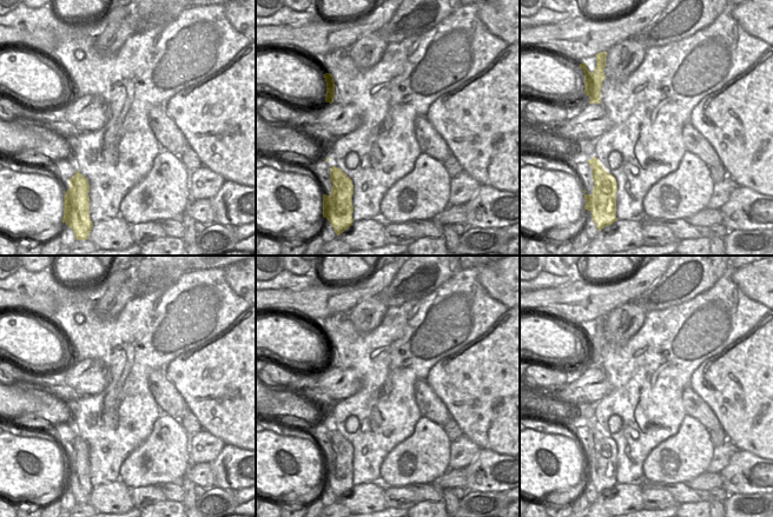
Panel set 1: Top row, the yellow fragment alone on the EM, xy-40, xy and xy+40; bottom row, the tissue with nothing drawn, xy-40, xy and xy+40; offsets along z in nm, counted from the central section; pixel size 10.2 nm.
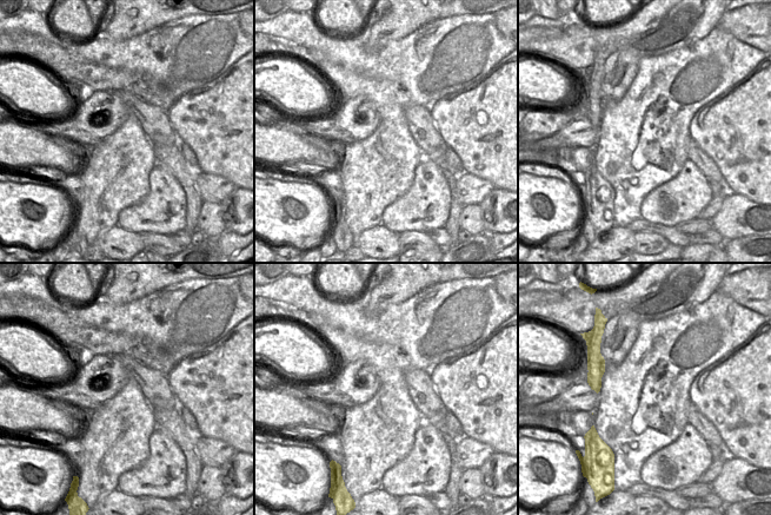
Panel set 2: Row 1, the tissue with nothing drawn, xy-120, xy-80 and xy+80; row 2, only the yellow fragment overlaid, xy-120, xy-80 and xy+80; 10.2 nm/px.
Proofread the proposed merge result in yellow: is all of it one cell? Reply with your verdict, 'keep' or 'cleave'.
keep

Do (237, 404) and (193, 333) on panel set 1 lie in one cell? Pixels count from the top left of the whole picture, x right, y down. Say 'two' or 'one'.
two

